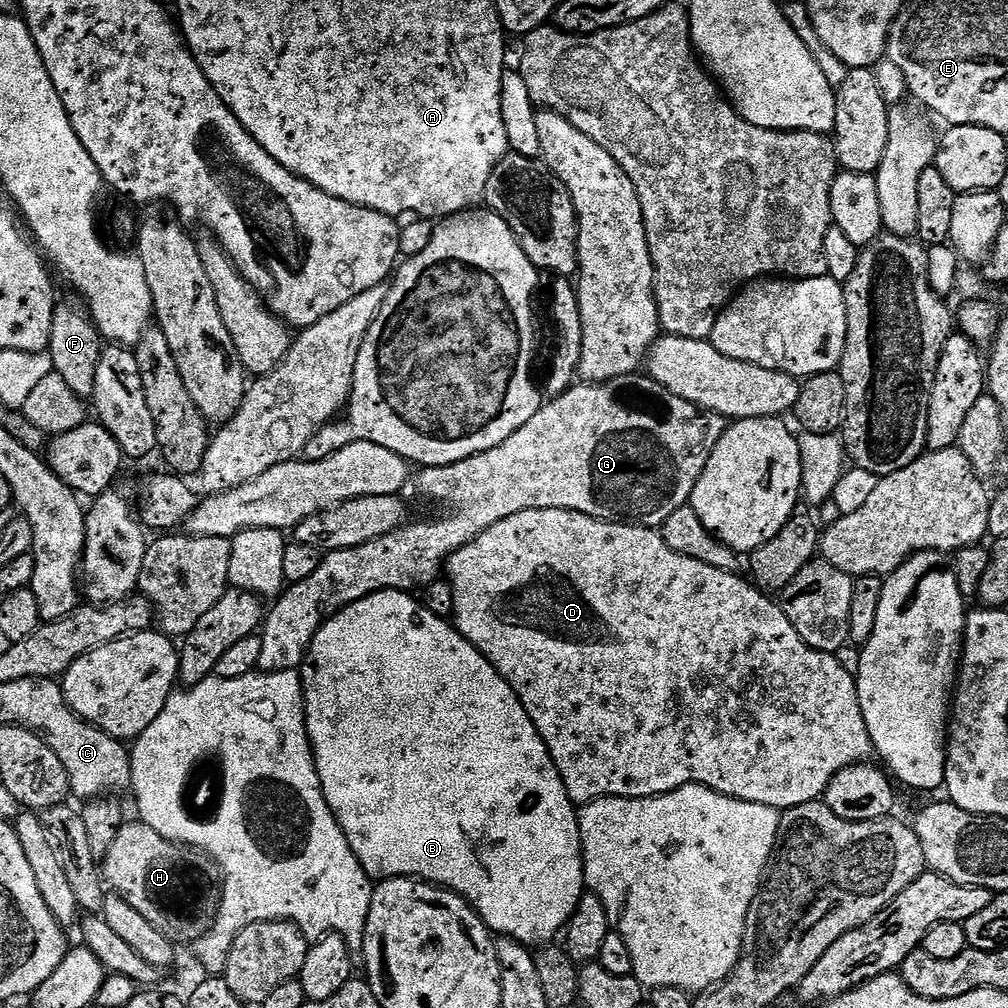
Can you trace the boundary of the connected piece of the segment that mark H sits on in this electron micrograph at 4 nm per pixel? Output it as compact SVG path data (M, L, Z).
M126 822L120 827L114 846L110 846L102 861L103 879L107 887L130 902L158 934L166 934L177 946L195 945L216 921L222 891L219 867L207 852L167 840L146 823L135 823Z

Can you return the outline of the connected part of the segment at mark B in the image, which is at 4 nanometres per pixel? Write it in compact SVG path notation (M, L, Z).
M375 592L358 602L354 602L350 606L340 609L336 615L325 620L323 626L318 630L318 634L313 638L312 645L308 647L308 655L304 657L299 673L300 682L304 686L304 713L306 714L306 726L308 727L308 740L312 744L312 753L316 759L316 769L318 770L318 778L322 782L324 797L334 814L334 818L338 822L338 826L342 826L342 834L346 834L346 842L350 842L350 850L354 850L358 862L364 867L369 878L391 878L394 876L419 878L429 884L448 888L451 892L456 892L460 895L480 915L480 919L488 927L489 932L497 937L517 940L519 944L529 946L544 946L549 942L555 941L552 939L556 935L557 939L567 929L568 920L576 912L578 902L586 891L578 808L577 805L573 804L570 794L566 794L566 786L562 782L562 774L558 770L558 766L554 762L546 742L542 742L542 738L538 734L530 714L526 714L518 694L514 694L514 690L508 685L506 678L502 678L502 674L498 674L495 666L464 635L456 631L449 621L444 620L440 616L430 614L430 610L426 610L423 603L415 595L407 592Z

